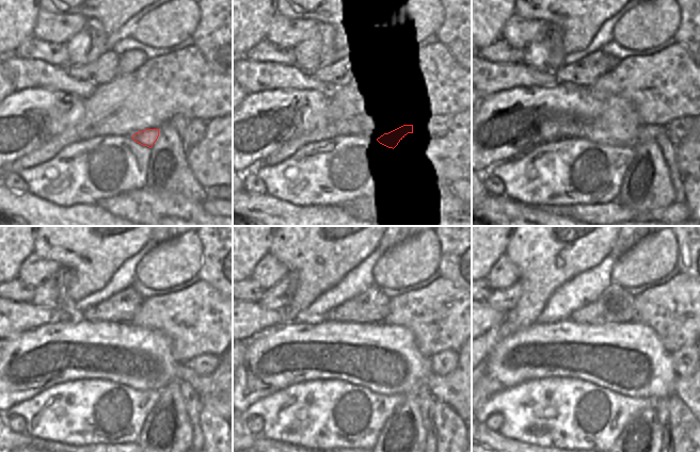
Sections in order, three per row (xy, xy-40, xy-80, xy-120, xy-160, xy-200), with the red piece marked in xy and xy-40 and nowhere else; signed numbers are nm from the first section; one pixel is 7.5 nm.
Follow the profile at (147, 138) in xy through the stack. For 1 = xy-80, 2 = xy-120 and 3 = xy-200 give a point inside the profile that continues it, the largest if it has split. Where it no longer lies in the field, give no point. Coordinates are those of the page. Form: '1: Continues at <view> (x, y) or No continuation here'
1: Continues at xy-80 (647, 132)
2: Continues at xy-120 (210, 384)
3: Continues at xy-200 (688, 390)

